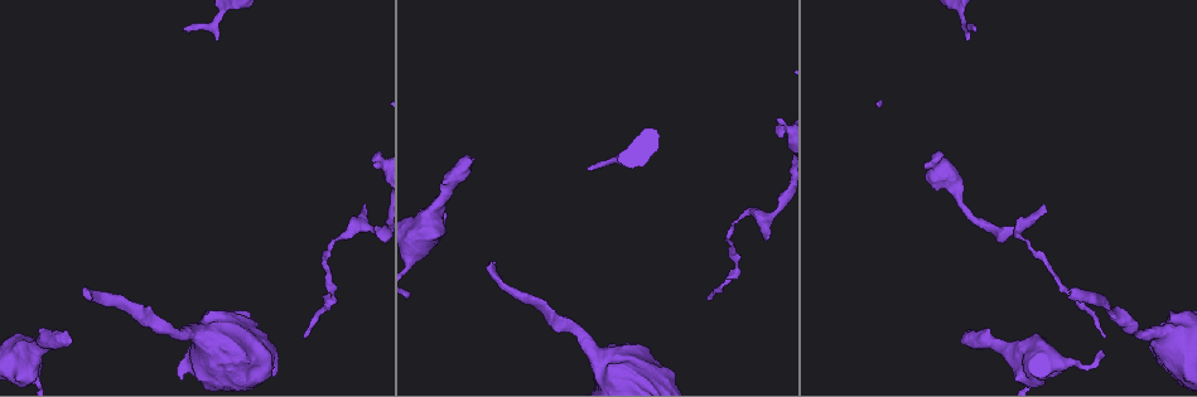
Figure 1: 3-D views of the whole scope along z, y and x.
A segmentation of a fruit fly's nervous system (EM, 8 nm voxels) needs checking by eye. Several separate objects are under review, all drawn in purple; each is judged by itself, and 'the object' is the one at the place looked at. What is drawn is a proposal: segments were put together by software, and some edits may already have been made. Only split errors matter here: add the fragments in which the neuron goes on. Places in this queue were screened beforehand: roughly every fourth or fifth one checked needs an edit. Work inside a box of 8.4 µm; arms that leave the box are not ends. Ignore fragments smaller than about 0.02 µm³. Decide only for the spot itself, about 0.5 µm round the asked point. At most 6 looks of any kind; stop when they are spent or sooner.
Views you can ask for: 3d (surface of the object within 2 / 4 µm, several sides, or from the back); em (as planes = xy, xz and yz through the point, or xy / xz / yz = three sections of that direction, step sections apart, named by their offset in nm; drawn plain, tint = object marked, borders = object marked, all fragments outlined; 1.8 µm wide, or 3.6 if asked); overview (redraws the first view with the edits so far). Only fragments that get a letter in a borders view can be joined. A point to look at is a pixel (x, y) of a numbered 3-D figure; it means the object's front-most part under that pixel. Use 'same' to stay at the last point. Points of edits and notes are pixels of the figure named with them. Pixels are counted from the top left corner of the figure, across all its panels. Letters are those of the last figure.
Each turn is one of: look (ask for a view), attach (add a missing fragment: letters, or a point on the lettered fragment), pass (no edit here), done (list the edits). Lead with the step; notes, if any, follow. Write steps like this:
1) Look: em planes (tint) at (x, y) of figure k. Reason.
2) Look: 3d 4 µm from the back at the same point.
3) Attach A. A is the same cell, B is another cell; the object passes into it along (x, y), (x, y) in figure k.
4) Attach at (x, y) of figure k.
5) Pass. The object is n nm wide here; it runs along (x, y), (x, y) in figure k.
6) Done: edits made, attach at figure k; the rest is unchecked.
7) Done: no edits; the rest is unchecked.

Look: 3d 2 µm at (966, 341) of figure 1. Branch stops here.

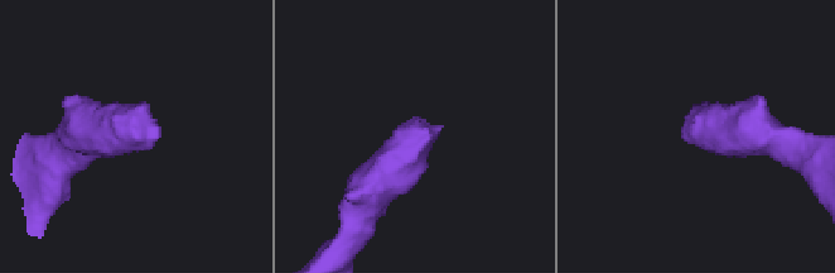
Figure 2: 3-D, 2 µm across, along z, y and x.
Look: em xy step 4 (plain) at (690, 140) of figure 2. Now the EM.

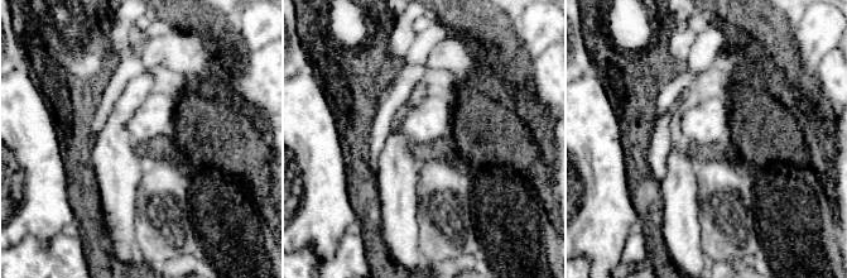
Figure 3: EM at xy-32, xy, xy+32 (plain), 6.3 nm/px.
Look: em xy step 4 (borders) at the same point. See the neighbours.

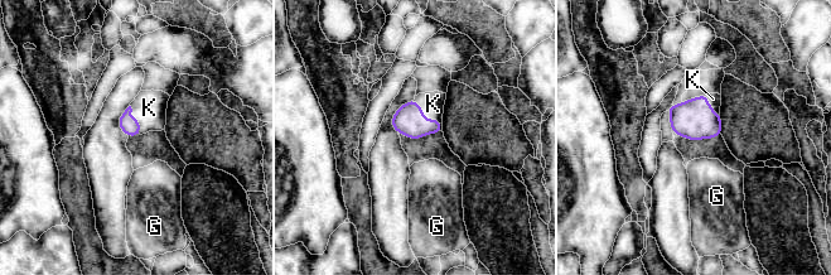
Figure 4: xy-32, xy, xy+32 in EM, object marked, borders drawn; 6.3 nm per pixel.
Attach K. K is the same cell, G is another cell; the object passes into it along (409, 120), (428, 120), (433, 104) in figure 4; it goes on there.

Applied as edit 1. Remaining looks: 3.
Look: overview. See it whole again.

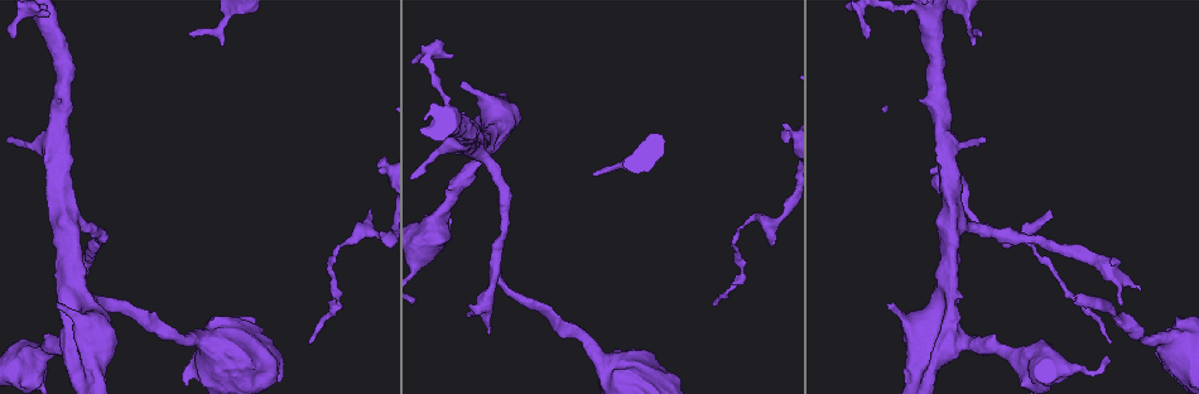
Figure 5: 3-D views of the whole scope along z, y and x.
Look: 3d 2 µm at (96, 295) of figure 5. An open end.

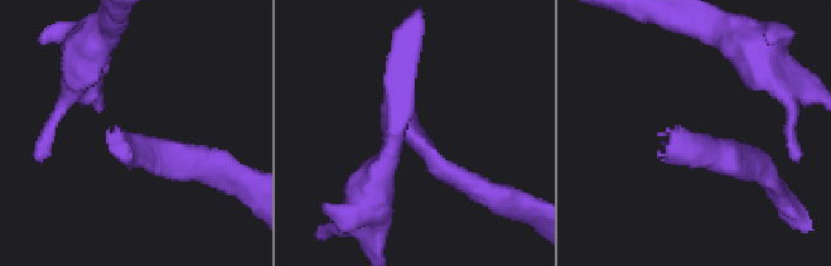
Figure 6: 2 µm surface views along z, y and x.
Look: em 3.6 µm yz step 8 (borders) at (120, 134) of figure 6.

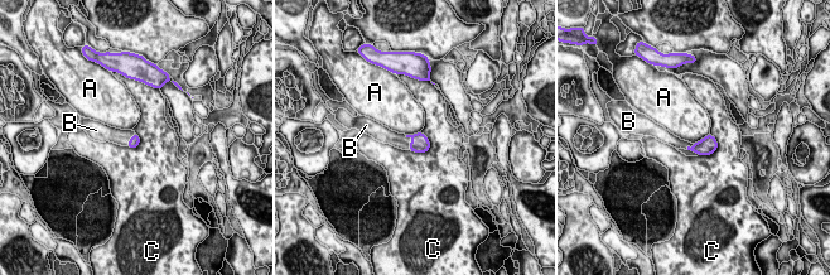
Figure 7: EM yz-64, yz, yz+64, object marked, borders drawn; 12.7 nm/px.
Attach B. B is the same cell, A and C are other cells; the object passes into it along (420, 144), (411, 141), (399, 140) in figure 7; the neuron continues.

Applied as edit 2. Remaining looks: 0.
Done: edits made, attach at figure 4, attach at figure 7; the rest is unchecked.

